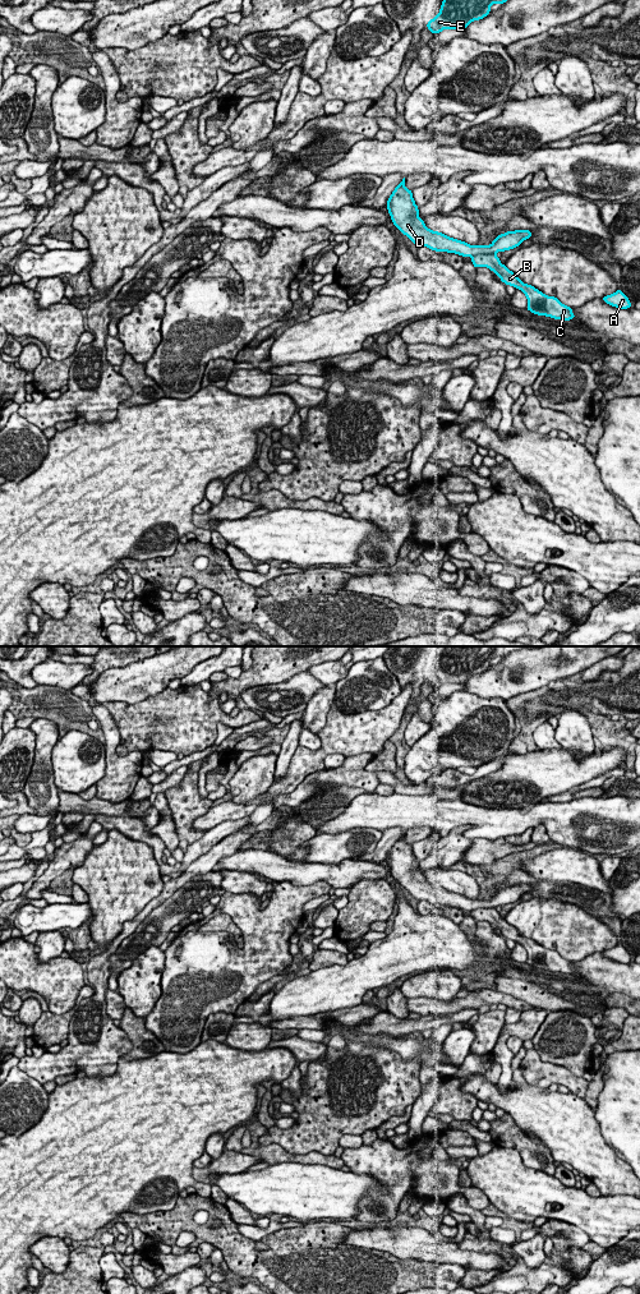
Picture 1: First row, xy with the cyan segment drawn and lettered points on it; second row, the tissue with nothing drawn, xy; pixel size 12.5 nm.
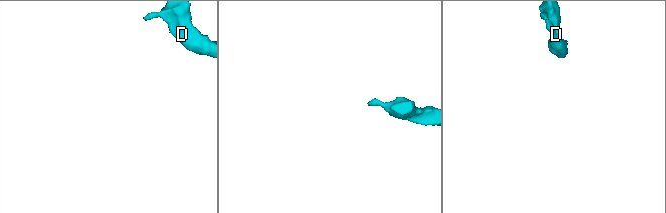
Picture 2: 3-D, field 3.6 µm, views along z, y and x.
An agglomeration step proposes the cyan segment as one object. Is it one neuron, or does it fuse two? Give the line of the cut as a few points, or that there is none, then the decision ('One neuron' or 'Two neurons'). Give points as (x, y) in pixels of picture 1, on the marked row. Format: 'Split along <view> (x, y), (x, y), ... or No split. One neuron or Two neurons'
Split along xy (495, 253), (477, 253), (472, 257). Two neurons

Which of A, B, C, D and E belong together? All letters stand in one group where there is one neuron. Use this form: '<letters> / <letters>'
A B C / D E

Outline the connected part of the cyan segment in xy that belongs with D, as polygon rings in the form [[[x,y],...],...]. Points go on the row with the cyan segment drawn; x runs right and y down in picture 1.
[[[405,178],[395,188],[386,204],[392,224],[406,235],[415,245],[427,247],[436,252],[455,253],[461,257],[476,254],[496,254],[519,247],[529,239],[530,230],[506,231],[496,236],[491,245],[470,245],[465,241],[450,238],[439,231],[428,229],[419,217],[419,208],[413,198],[413,190],[405,186]]]

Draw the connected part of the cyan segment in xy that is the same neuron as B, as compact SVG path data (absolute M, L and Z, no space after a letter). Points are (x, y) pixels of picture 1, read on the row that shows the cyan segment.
M476 254L471 257L475 268L487 267L493 271L503 284L521 290L526 299L526 309L538 316L554 319L570 321L576 316L572 308L562 304L556 296L548 296L529 284L524 284L512 271L510 271L496 254Z

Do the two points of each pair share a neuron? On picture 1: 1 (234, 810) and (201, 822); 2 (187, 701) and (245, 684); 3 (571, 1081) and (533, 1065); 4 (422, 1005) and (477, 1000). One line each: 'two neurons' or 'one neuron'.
1: one neuron
2: two neurons
3: one neuron
4: one neuron

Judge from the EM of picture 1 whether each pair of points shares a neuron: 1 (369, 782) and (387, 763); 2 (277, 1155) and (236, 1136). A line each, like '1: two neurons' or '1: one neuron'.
1: two neurons
2: one neuron

